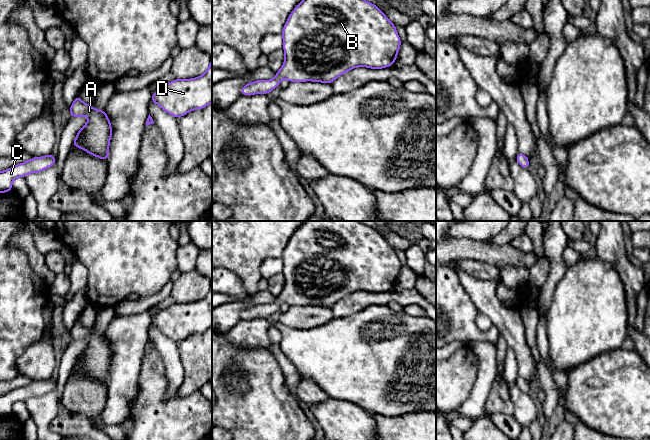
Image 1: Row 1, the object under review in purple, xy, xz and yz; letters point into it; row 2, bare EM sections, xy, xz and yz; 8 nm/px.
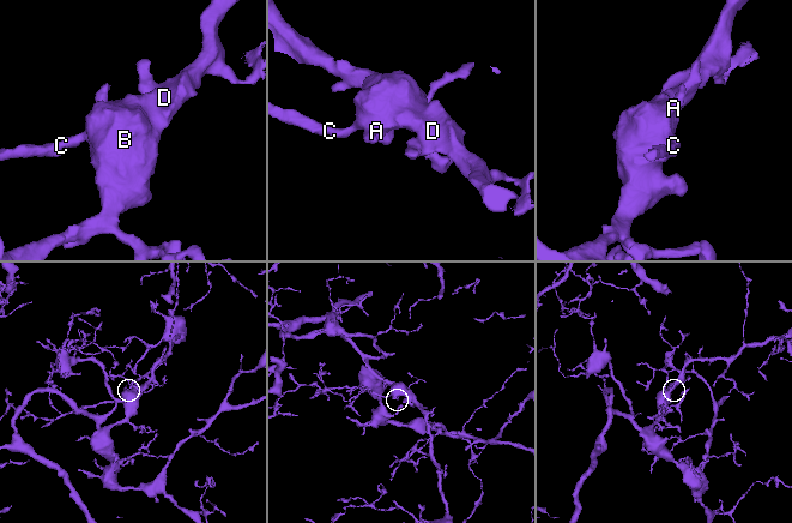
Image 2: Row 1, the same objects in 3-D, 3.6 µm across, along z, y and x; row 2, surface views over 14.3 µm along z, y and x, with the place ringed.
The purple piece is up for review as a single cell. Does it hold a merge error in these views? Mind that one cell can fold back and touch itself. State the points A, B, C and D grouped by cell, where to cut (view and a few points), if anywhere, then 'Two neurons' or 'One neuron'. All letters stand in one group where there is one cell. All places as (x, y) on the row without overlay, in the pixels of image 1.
Groups: A B C D. No split. One neuron

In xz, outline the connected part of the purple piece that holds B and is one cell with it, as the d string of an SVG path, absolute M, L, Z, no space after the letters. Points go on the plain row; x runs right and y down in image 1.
M305 221L290 237L281 257L285 283L283 290L271 304L256 304L241 312L241 319L269 318L278 311L282 303L289 306L329 307L345 296L356 291L383 293L390 291L397 284L401 263L396 250L373 227L361 221Z

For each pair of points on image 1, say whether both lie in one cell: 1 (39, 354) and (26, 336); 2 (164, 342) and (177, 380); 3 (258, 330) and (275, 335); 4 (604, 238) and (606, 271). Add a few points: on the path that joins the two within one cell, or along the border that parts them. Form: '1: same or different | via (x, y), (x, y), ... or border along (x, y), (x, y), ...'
1: different | border along (45, 327), (42, 335), (26, 348), (17, 362)
2: same | via (168, 351), (174, 371)
3: different | border along (272, 323), (267, 332), (270, 342)
4: different | border along (597, 257), (610, 262), (620, 280)

